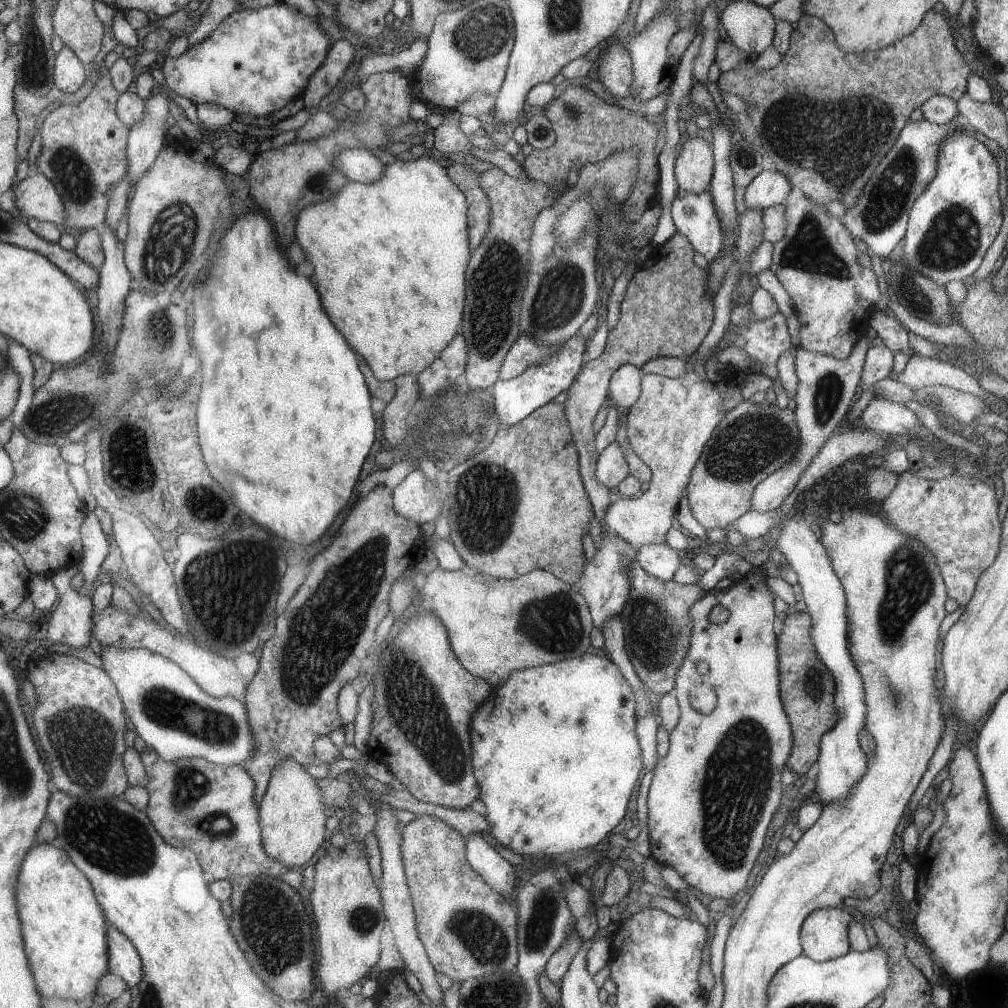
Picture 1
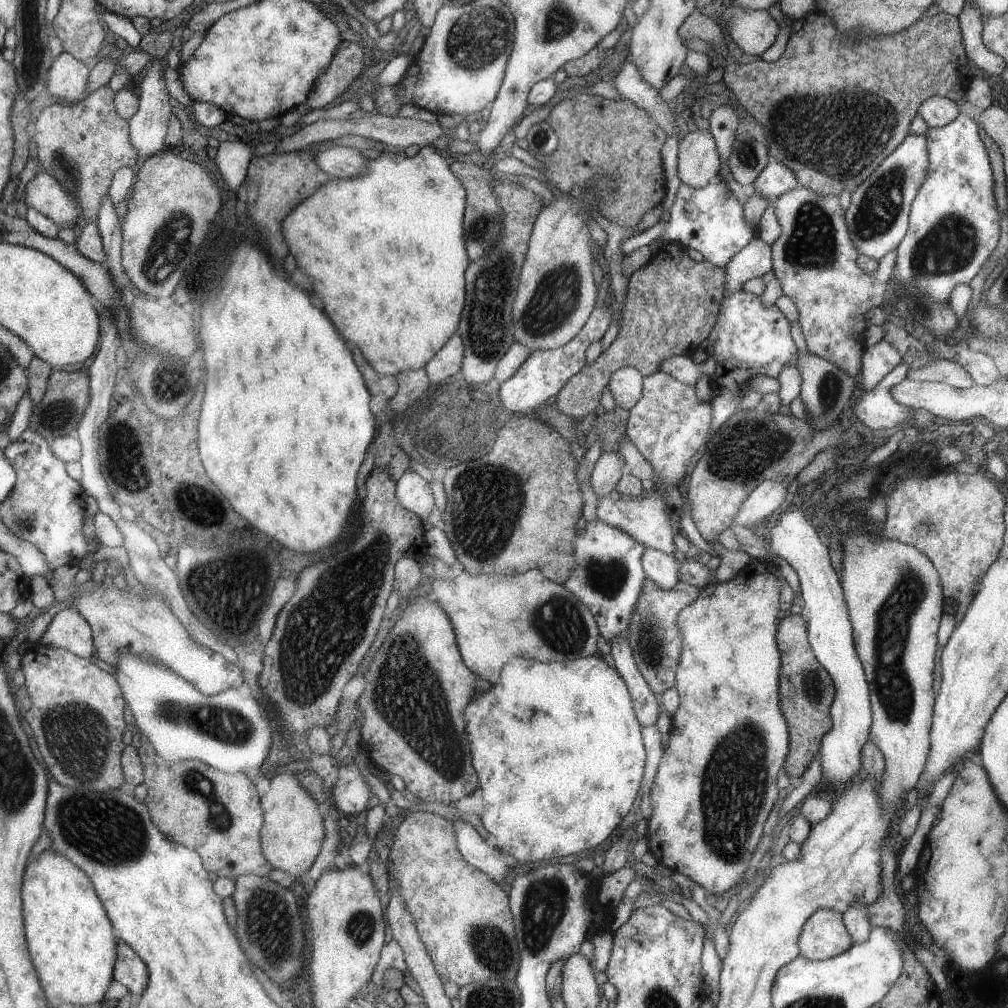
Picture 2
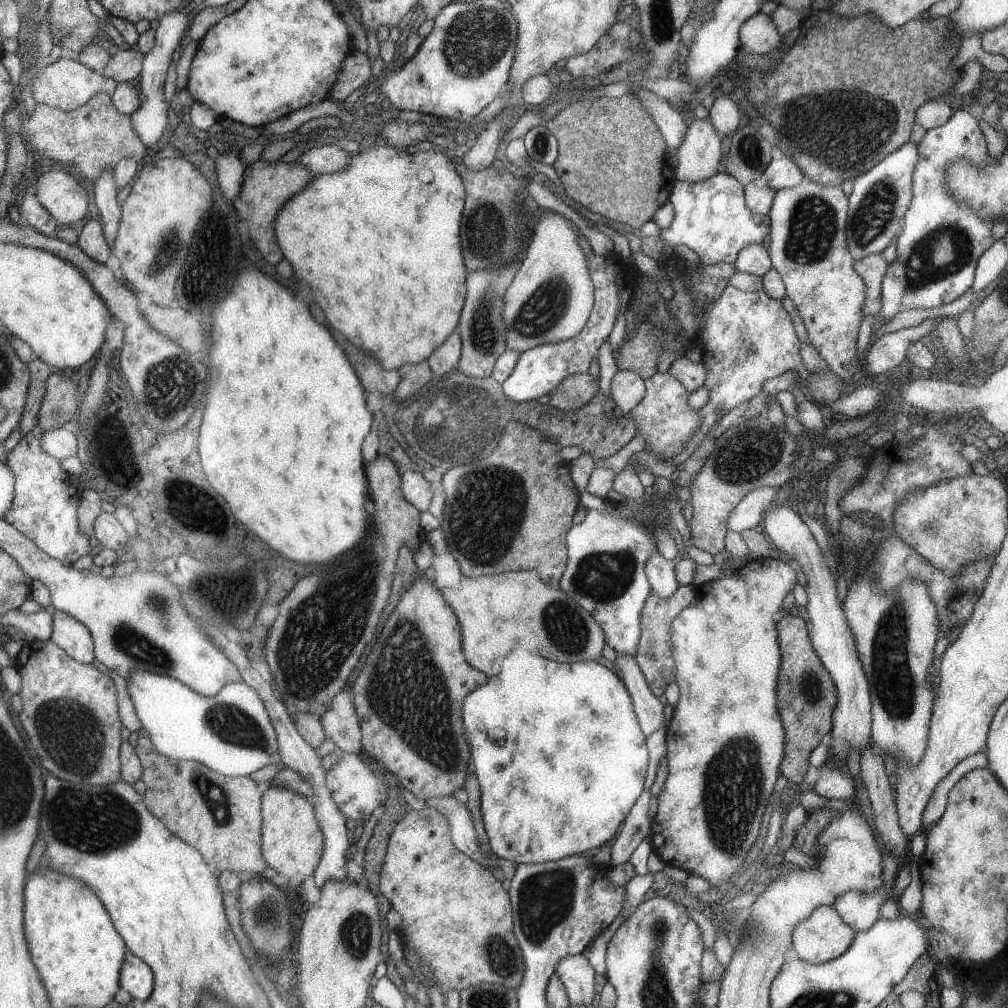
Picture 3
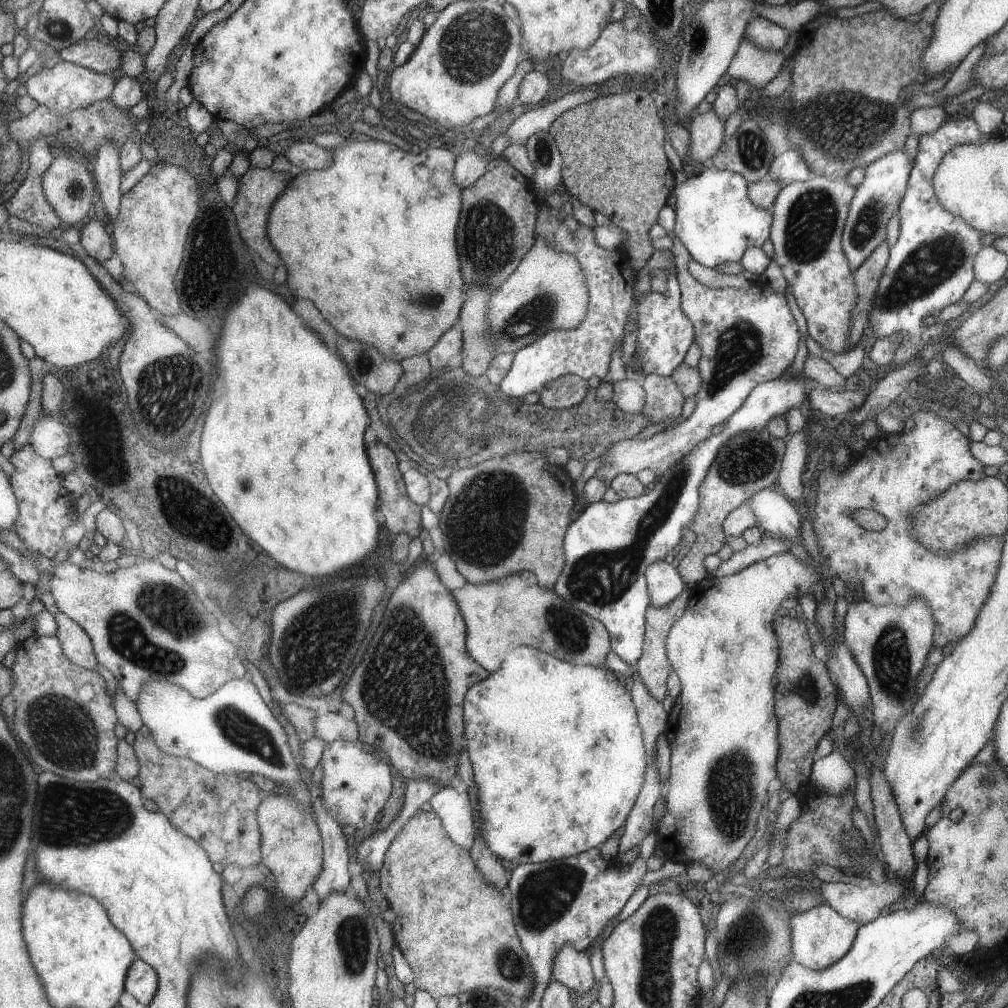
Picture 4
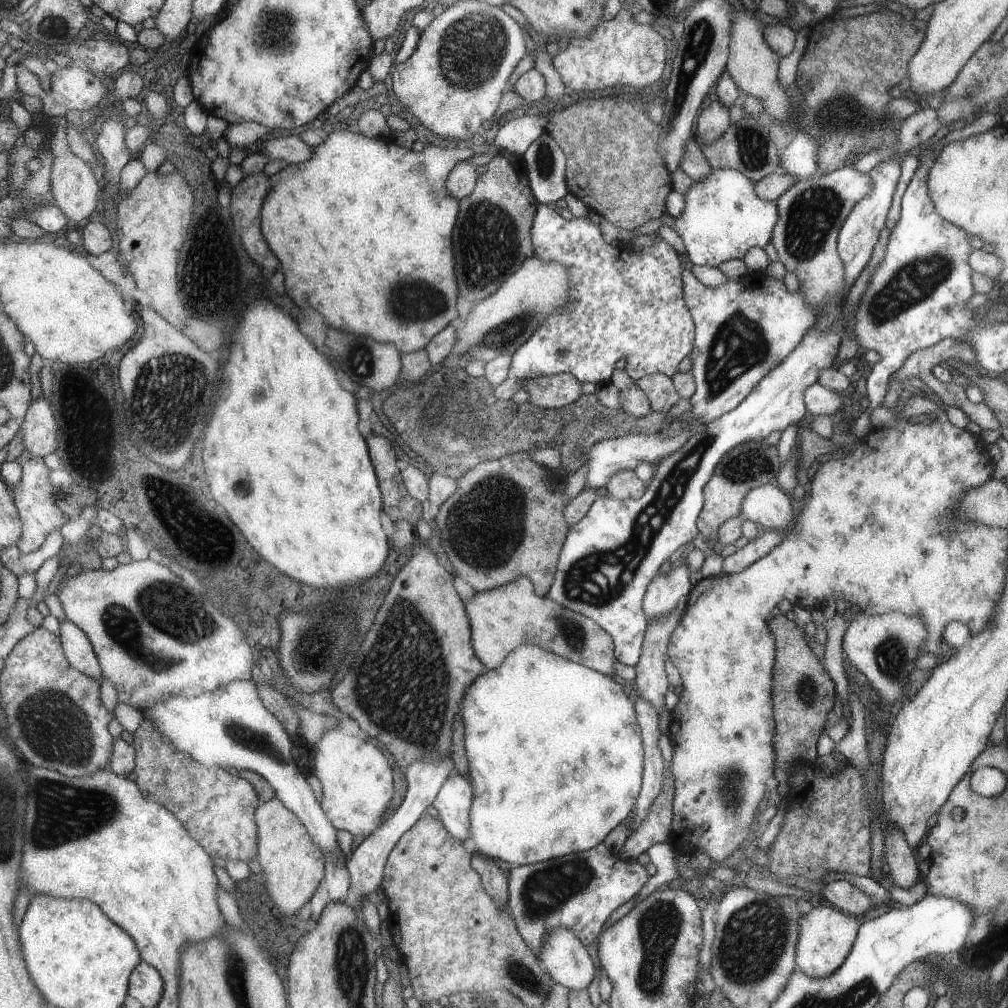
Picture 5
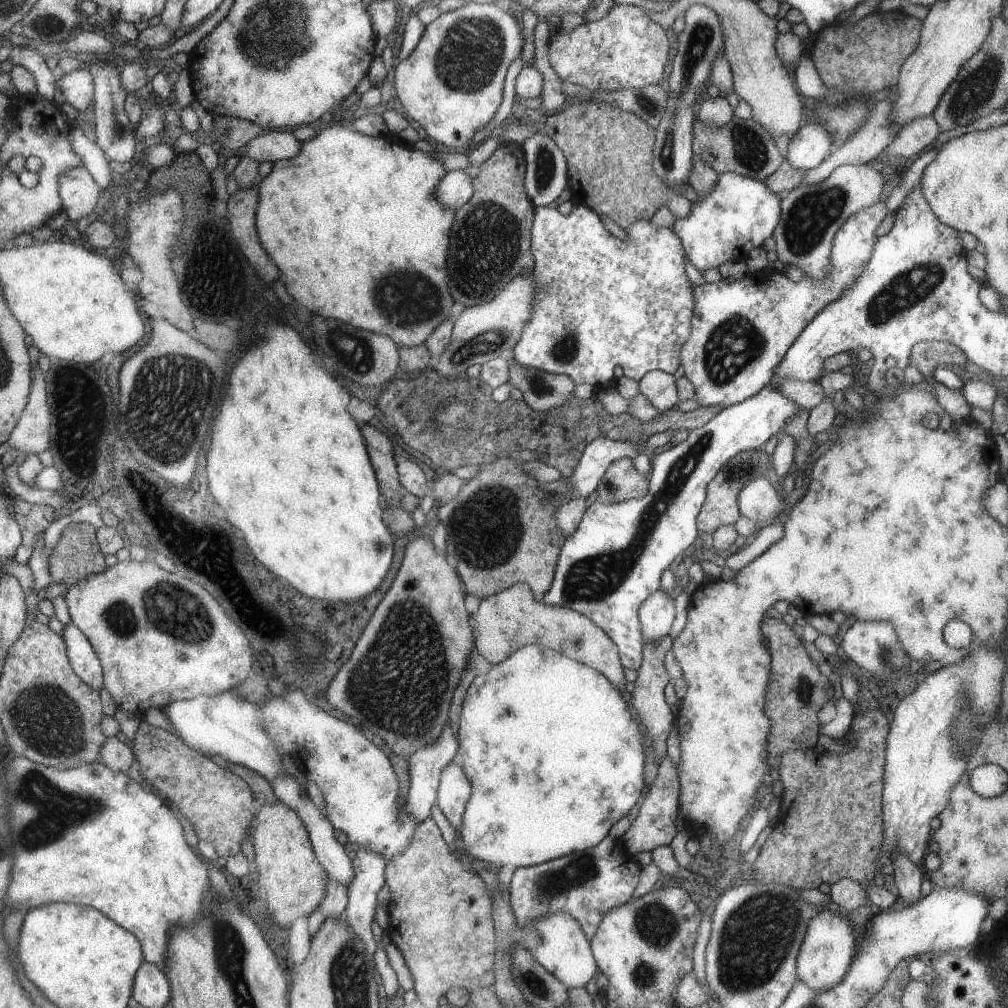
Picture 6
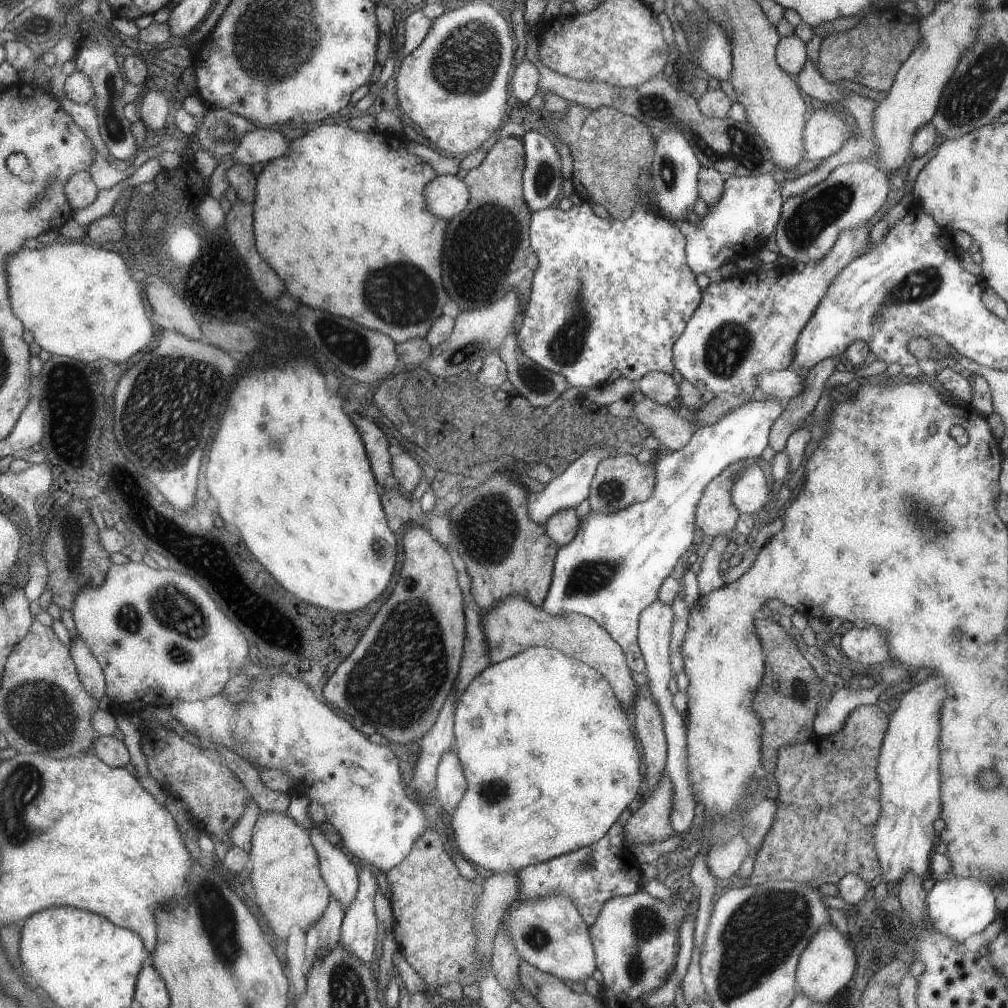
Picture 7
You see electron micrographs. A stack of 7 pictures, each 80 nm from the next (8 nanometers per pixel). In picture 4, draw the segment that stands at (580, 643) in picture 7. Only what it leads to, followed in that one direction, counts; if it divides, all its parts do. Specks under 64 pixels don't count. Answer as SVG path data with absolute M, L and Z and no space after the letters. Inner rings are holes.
M531 572L511 574L477 586L465 583L451 594L466 622L467 652L490 673L495 673L505 655L519 645L530 645L573 665L605 666L606 654L610 652L610 634L603 624L569 602L563 602L553 590L543 590Z

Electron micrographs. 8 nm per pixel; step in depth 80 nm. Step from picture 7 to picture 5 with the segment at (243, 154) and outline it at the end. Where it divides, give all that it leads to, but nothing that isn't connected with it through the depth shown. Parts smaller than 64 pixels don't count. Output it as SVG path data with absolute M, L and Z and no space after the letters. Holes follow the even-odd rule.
M286 136L269 139L260 153L263 153L269 161L277 159L287 164L299 164L311 158L311 147L302 142L298 136Z

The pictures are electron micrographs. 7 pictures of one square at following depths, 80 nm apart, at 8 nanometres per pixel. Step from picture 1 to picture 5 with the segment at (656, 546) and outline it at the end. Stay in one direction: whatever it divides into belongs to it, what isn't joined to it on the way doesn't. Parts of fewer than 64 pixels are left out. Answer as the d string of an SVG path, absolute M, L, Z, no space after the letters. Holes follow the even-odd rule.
M684 564L669 567L664 573L658 571L647 585L643 610L647 620L666 615L675 608L681 597L689 597L692 584L689 583L689 570Z

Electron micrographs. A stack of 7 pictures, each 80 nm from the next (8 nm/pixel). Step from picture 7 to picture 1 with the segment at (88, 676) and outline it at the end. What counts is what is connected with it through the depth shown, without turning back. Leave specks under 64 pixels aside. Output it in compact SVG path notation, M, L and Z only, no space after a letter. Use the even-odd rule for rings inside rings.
M67 588L59 596L59 604L50 617L47 643L59 642L70 648L94 644L94 597L82 595L75 588Z

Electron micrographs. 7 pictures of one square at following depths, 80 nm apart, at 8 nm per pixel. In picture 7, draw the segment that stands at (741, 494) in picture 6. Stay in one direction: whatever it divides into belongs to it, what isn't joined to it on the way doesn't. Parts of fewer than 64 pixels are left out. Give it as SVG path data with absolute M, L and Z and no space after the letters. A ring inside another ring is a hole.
M746 460L743 469L739 469L738 480L734 482L731 498L740 513L755 515L759 508L765 506L767 494L767 480L763 472L757 468L753 460Z

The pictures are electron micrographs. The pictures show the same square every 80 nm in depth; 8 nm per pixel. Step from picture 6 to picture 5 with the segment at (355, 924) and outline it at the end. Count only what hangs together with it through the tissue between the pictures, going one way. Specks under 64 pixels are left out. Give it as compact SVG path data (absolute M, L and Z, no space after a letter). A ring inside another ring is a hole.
M449 757L442 759L438 763L415 761L407 768L406 773L406 791L401 804L388 815L388 819L378 826L373 833L366 836L363 841L353 850L351 857L345 862L346 869L350 876L350 888L360 896L368 896L374 899L373 895L377 888L380 888L383 869L386 858L397 839L411 828L412 824L425 812L425 808L432 804L437 791L446 781L448 772L453 768Z

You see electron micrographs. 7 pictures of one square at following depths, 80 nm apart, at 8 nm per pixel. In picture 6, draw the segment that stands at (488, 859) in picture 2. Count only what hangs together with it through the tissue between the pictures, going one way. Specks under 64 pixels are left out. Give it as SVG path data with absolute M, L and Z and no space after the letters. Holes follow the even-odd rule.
M457 759L452 760L441 771L434 804L455 831L460 830L462 814L469 800L470 790L469 779L457 766Z

